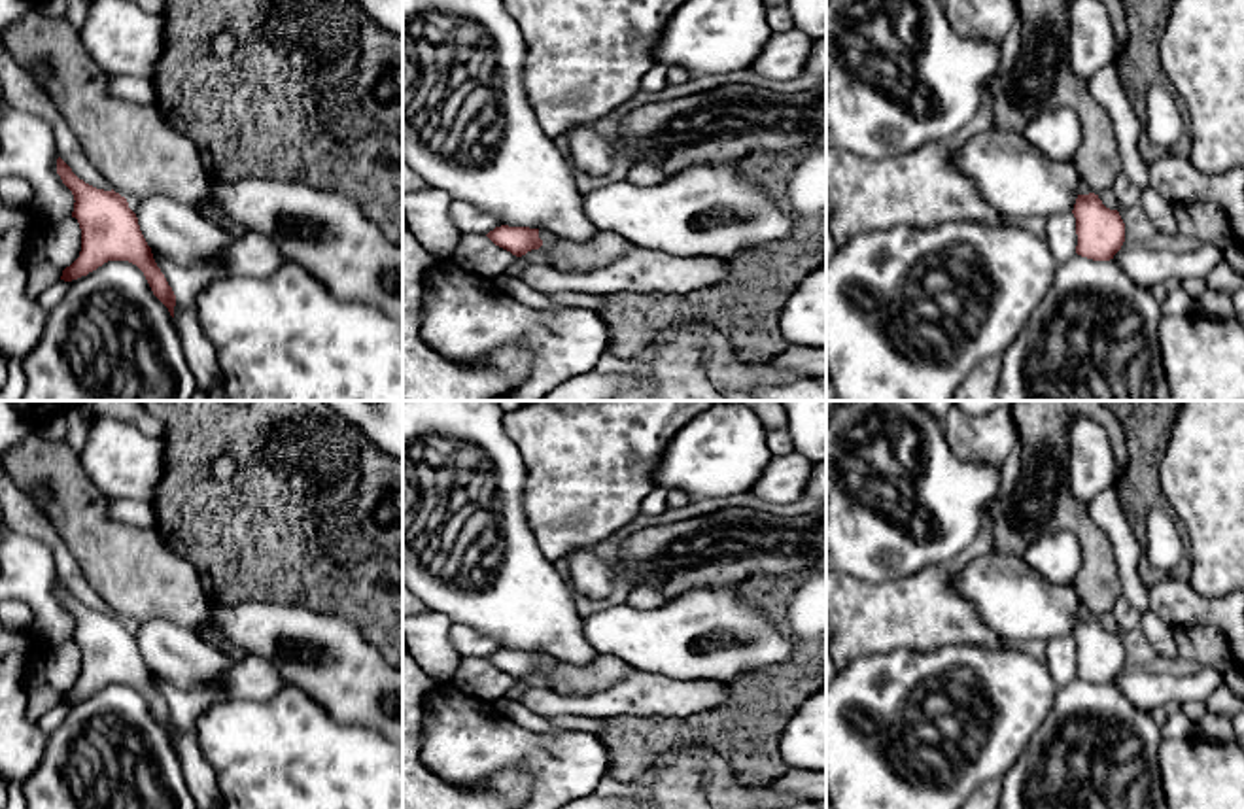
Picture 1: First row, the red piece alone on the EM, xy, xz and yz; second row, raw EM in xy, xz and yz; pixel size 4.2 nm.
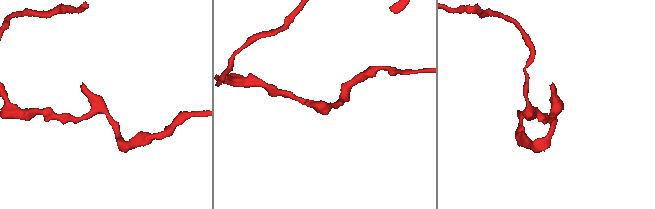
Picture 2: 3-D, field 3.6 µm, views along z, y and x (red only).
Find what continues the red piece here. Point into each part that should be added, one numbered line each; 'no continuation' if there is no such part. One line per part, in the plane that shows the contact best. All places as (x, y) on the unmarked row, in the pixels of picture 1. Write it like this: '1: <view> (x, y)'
no continuation

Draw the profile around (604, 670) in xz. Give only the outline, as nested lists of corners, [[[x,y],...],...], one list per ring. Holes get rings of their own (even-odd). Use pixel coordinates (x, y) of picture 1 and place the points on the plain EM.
[[[597,654],[588,667],[573,667],[550,660],[541,669],[550,682],[550,690],[562,696],[603,692],[622,680],[630,671],[631,667],[628,663],[609,654]]]

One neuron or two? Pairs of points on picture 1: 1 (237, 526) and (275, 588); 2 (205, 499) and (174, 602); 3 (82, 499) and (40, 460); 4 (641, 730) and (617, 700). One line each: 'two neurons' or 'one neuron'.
1: one neuron
2: two neurons
3: one neuron
4: two neurons

